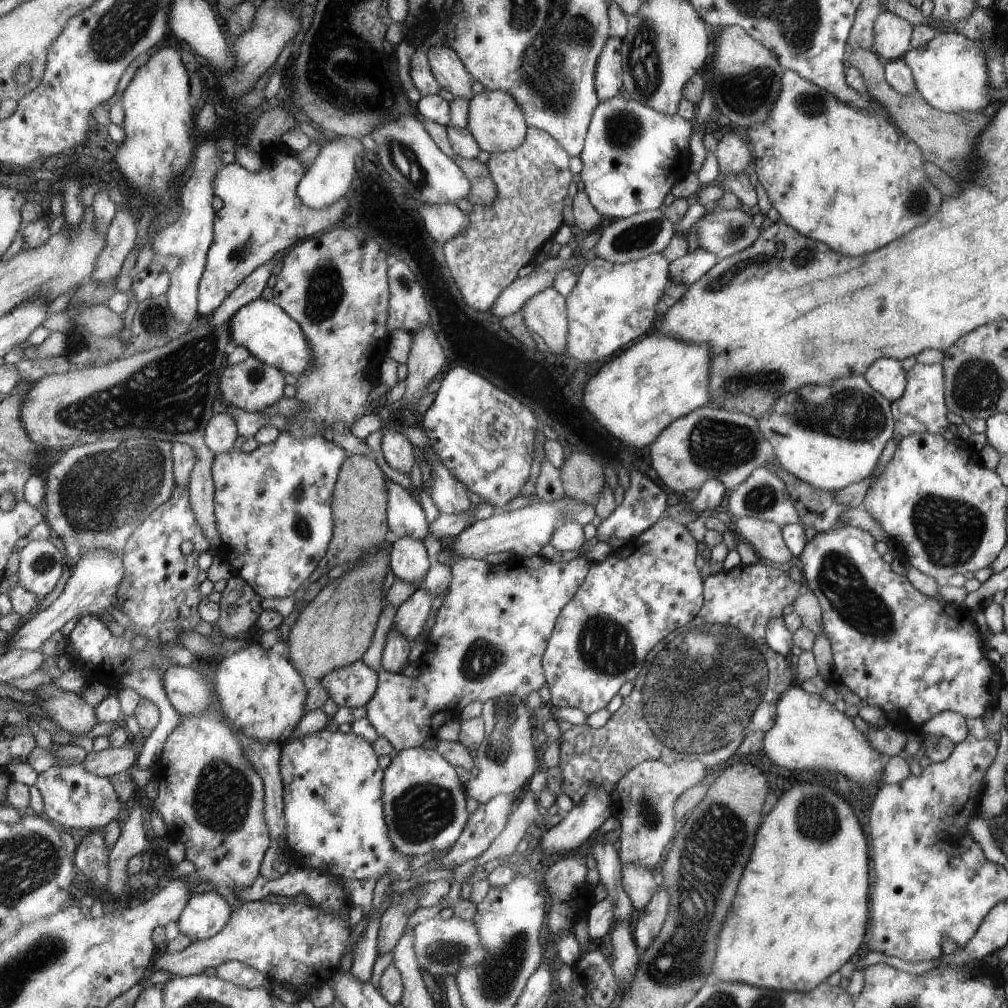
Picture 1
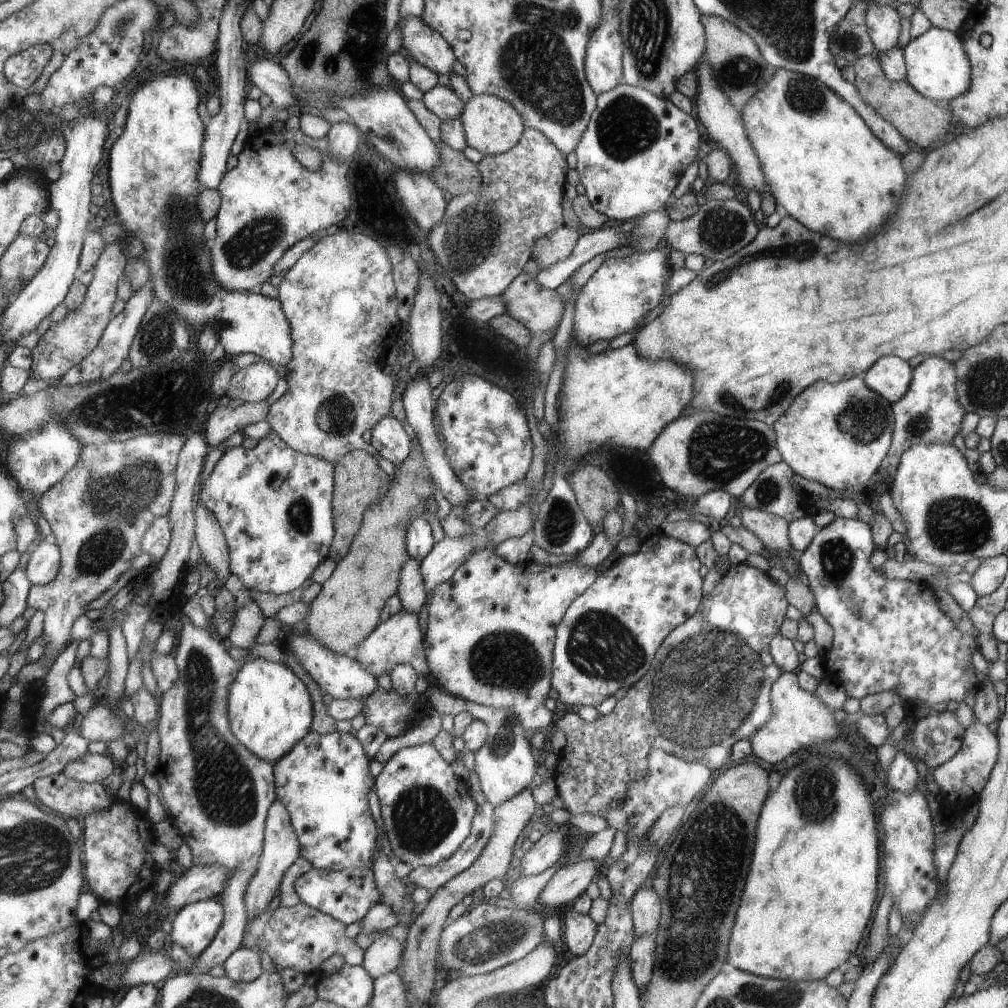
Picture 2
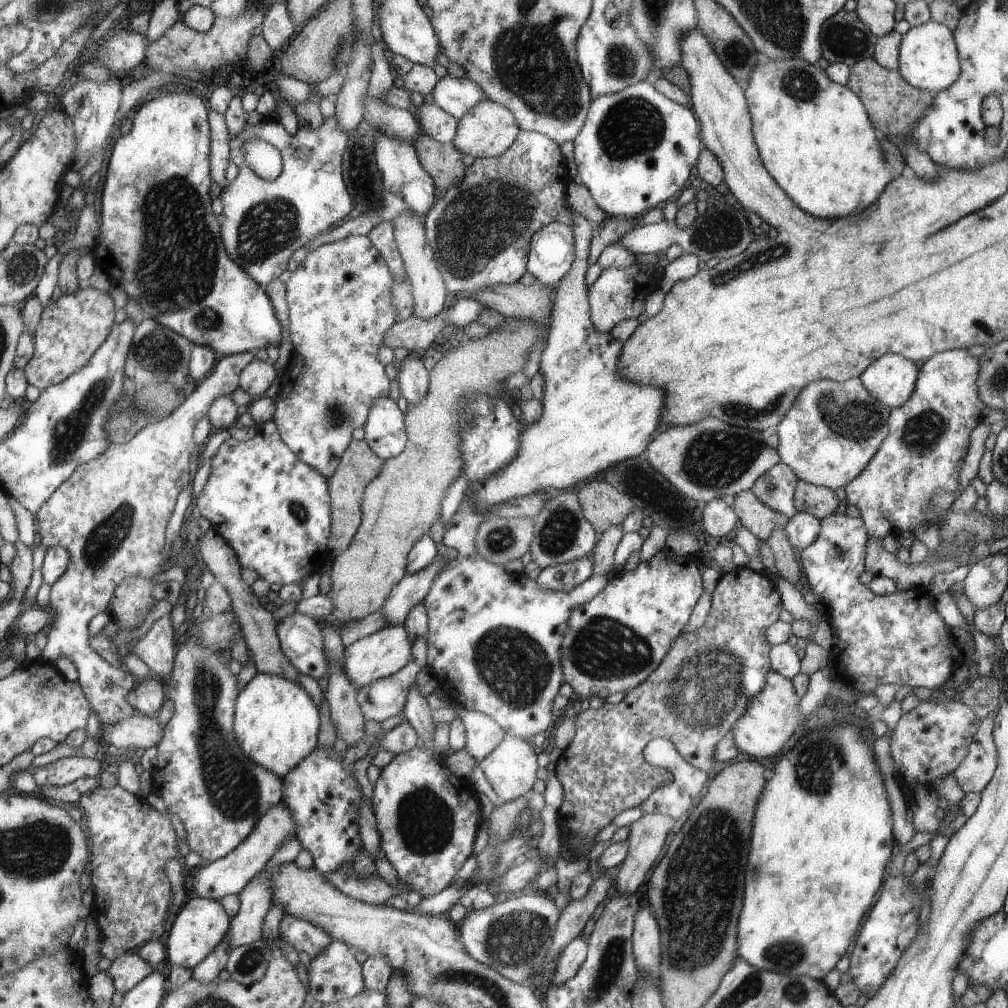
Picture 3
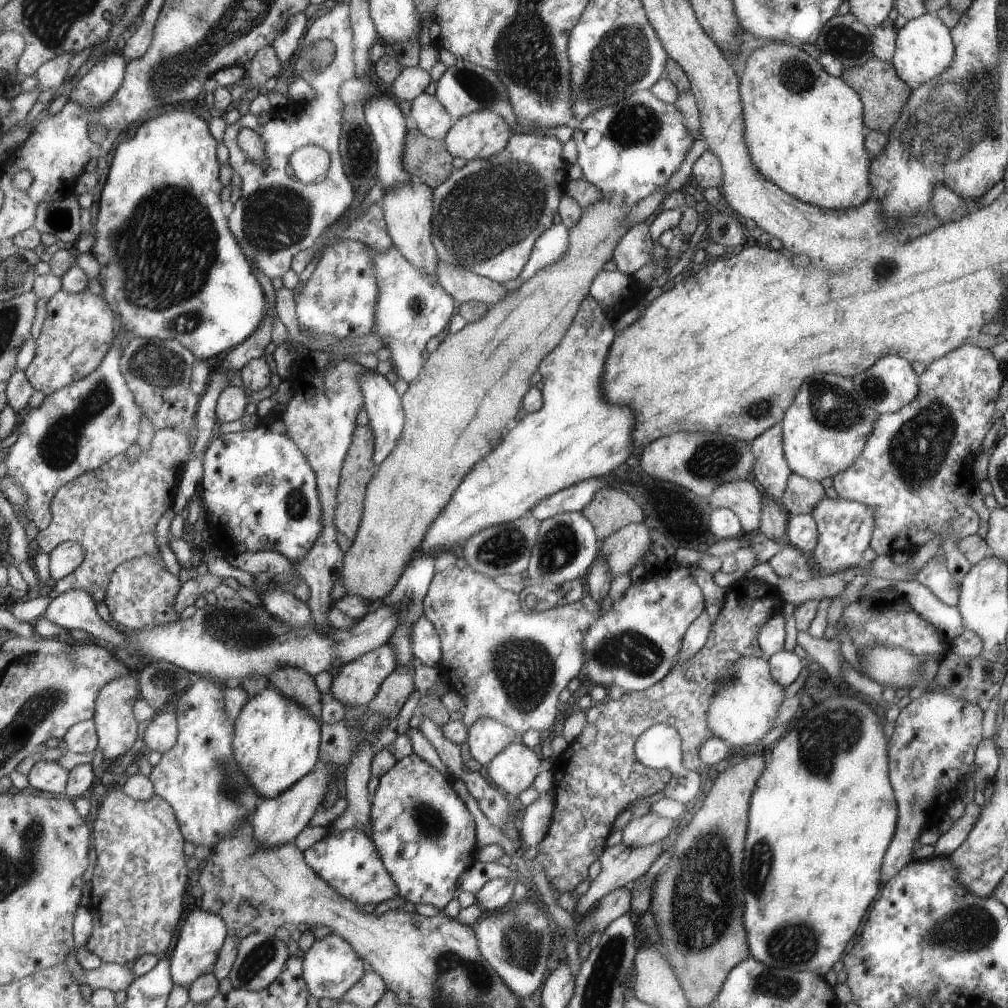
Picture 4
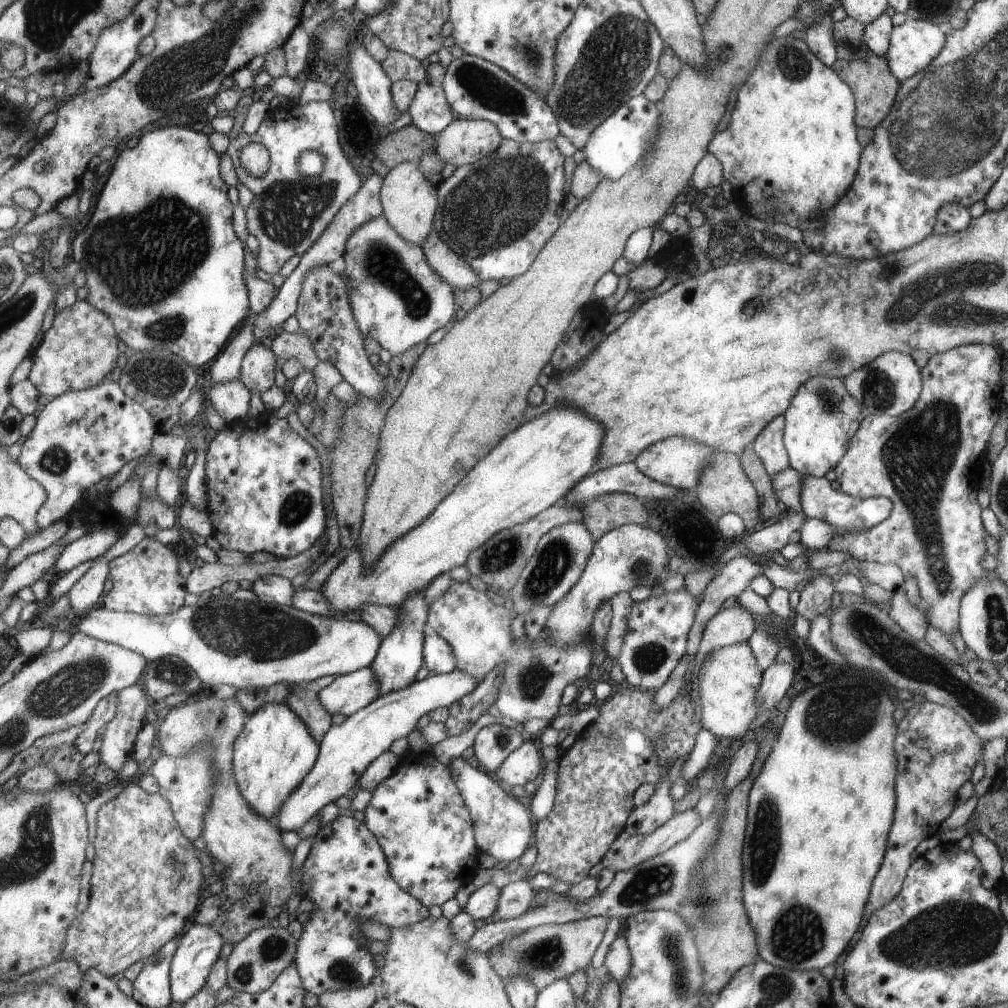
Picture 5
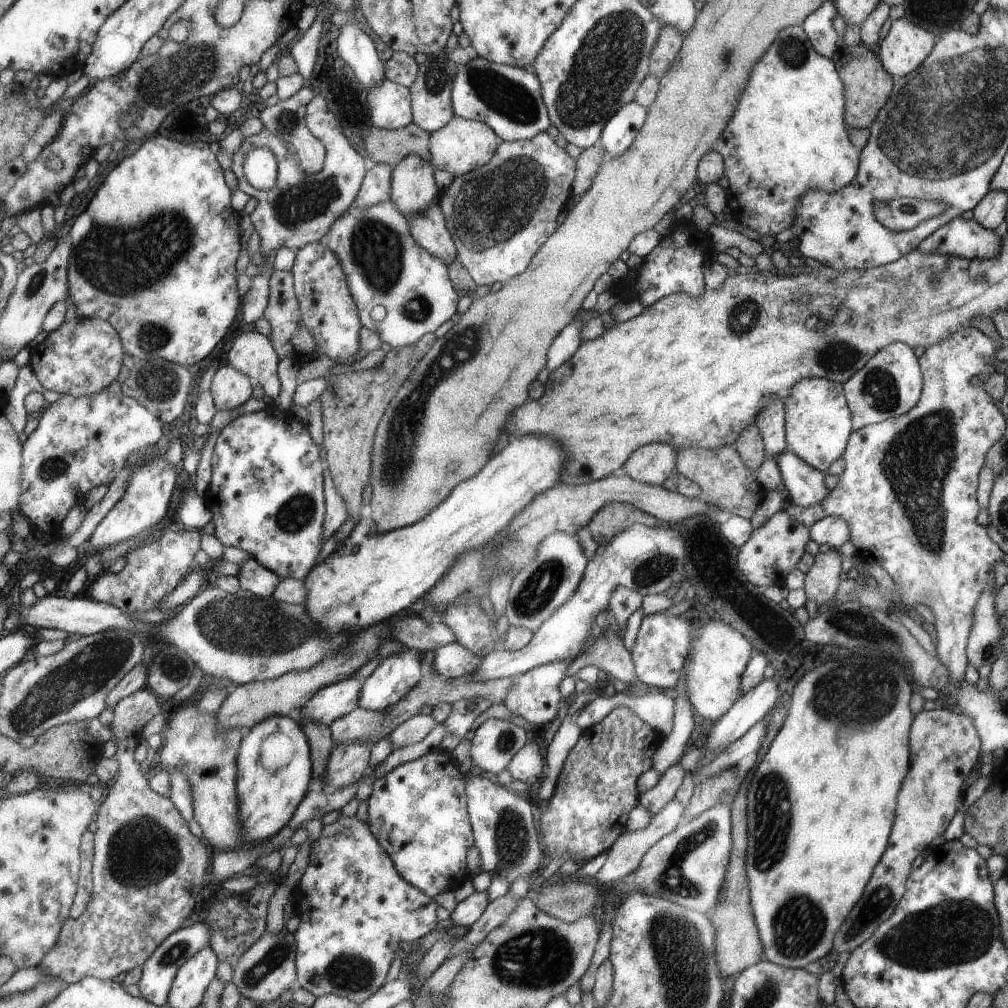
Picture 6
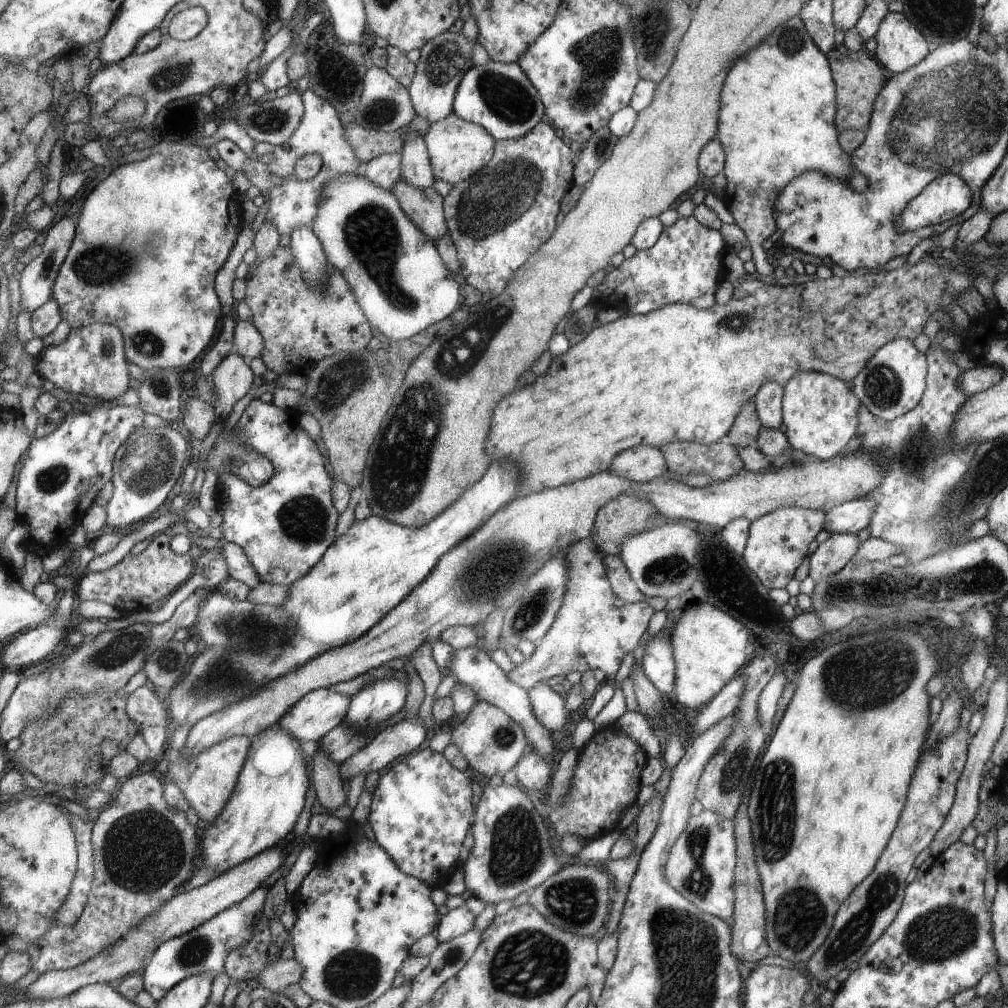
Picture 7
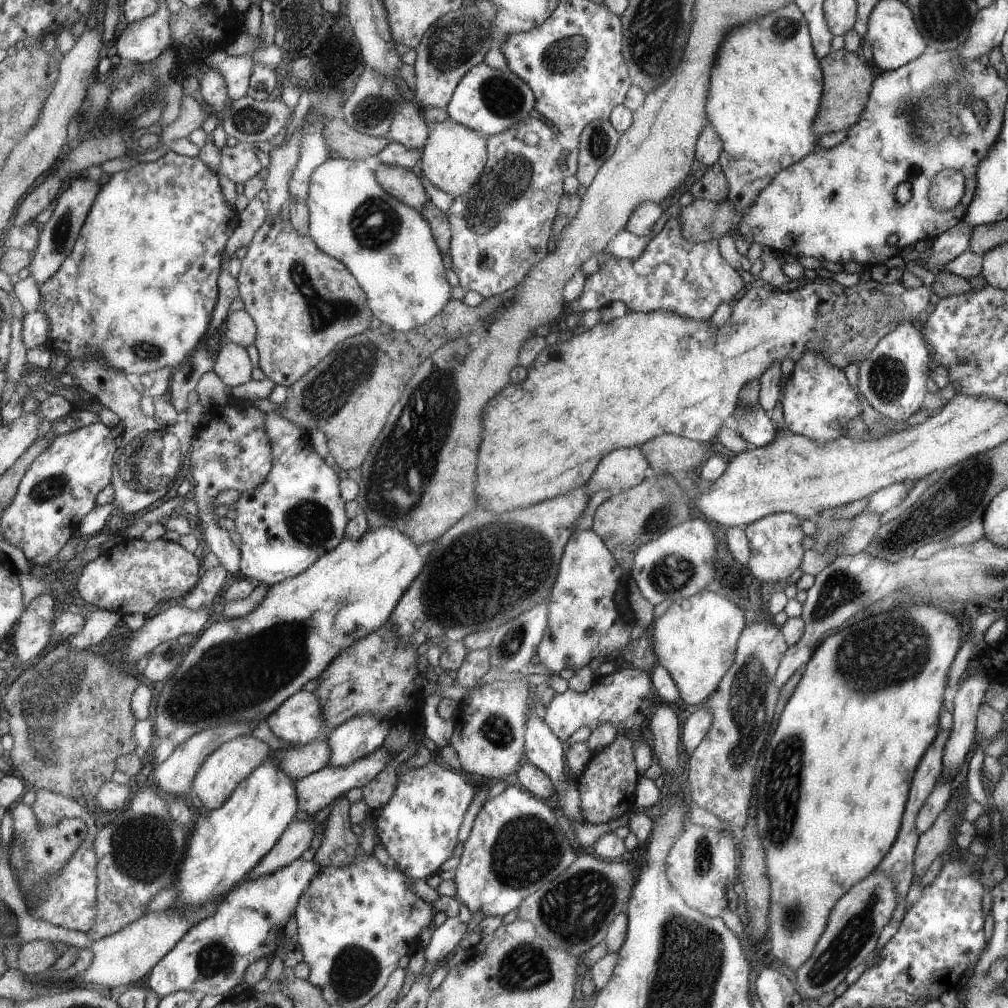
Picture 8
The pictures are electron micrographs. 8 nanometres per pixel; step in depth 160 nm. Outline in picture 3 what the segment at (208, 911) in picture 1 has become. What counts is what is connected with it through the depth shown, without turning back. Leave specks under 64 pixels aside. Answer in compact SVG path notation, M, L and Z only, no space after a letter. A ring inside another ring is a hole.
M192 898L177 914L176 920L168 935L166 947L171 966L180 966L194 970L197 965L223 941L227 934L231 918L227 916L219 900Z

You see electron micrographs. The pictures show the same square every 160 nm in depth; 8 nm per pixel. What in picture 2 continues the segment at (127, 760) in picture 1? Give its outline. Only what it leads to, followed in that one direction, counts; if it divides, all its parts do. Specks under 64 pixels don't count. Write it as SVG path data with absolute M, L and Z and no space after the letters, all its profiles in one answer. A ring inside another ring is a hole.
M88 752L81 758L71 761L63 769L63 773L76 781L101 783L116 770L118 768L112 756Z

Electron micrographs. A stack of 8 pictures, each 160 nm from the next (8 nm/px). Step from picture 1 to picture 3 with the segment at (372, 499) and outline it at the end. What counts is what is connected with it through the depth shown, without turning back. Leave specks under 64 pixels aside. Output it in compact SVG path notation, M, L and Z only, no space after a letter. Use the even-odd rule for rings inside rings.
M352 439L348 442L348 448L344 450L343 459L339 462L339 468L328 478L328 493L331 495L331 534L328 542L328 550L335 558L344 552L351 544L356 530L360 526L361 514L360 502L363 500L364 489L369 481L372 481L380 472L384 462L377 455L373 456L372 449L364 439Z

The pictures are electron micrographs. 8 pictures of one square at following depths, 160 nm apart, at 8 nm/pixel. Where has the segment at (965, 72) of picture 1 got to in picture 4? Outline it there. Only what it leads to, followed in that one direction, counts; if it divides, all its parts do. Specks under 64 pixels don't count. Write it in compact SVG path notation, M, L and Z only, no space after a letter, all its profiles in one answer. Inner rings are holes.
M923 13L905 22L897 29L895 45L896 50L891 63L897 76L912 89L917 88L922 82L940 76L951 65L954 56L951 30L941 22L936 13Z

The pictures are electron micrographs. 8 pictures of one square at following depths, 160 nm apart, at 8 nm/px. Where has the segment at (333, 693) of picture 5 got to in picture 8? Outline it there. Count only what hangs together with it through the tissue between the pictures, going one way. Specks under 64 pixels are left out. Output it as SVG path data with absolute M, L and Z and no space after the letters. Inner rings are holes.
M312 692L293 693L264 720L271 732L290 745L302 745L324 733L323 708Z

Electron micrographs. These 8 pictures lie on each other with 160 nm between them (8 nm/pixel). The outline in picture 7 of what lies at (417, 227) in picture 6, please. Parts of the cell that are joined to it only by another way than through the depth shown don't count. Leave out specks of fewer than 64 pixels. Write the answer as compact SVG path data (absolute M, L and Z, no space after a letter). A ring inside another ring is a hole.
M399 178L390 186L390 191L400 203L401 210L430 239L447 235L443 198L434 189L415 188Z

